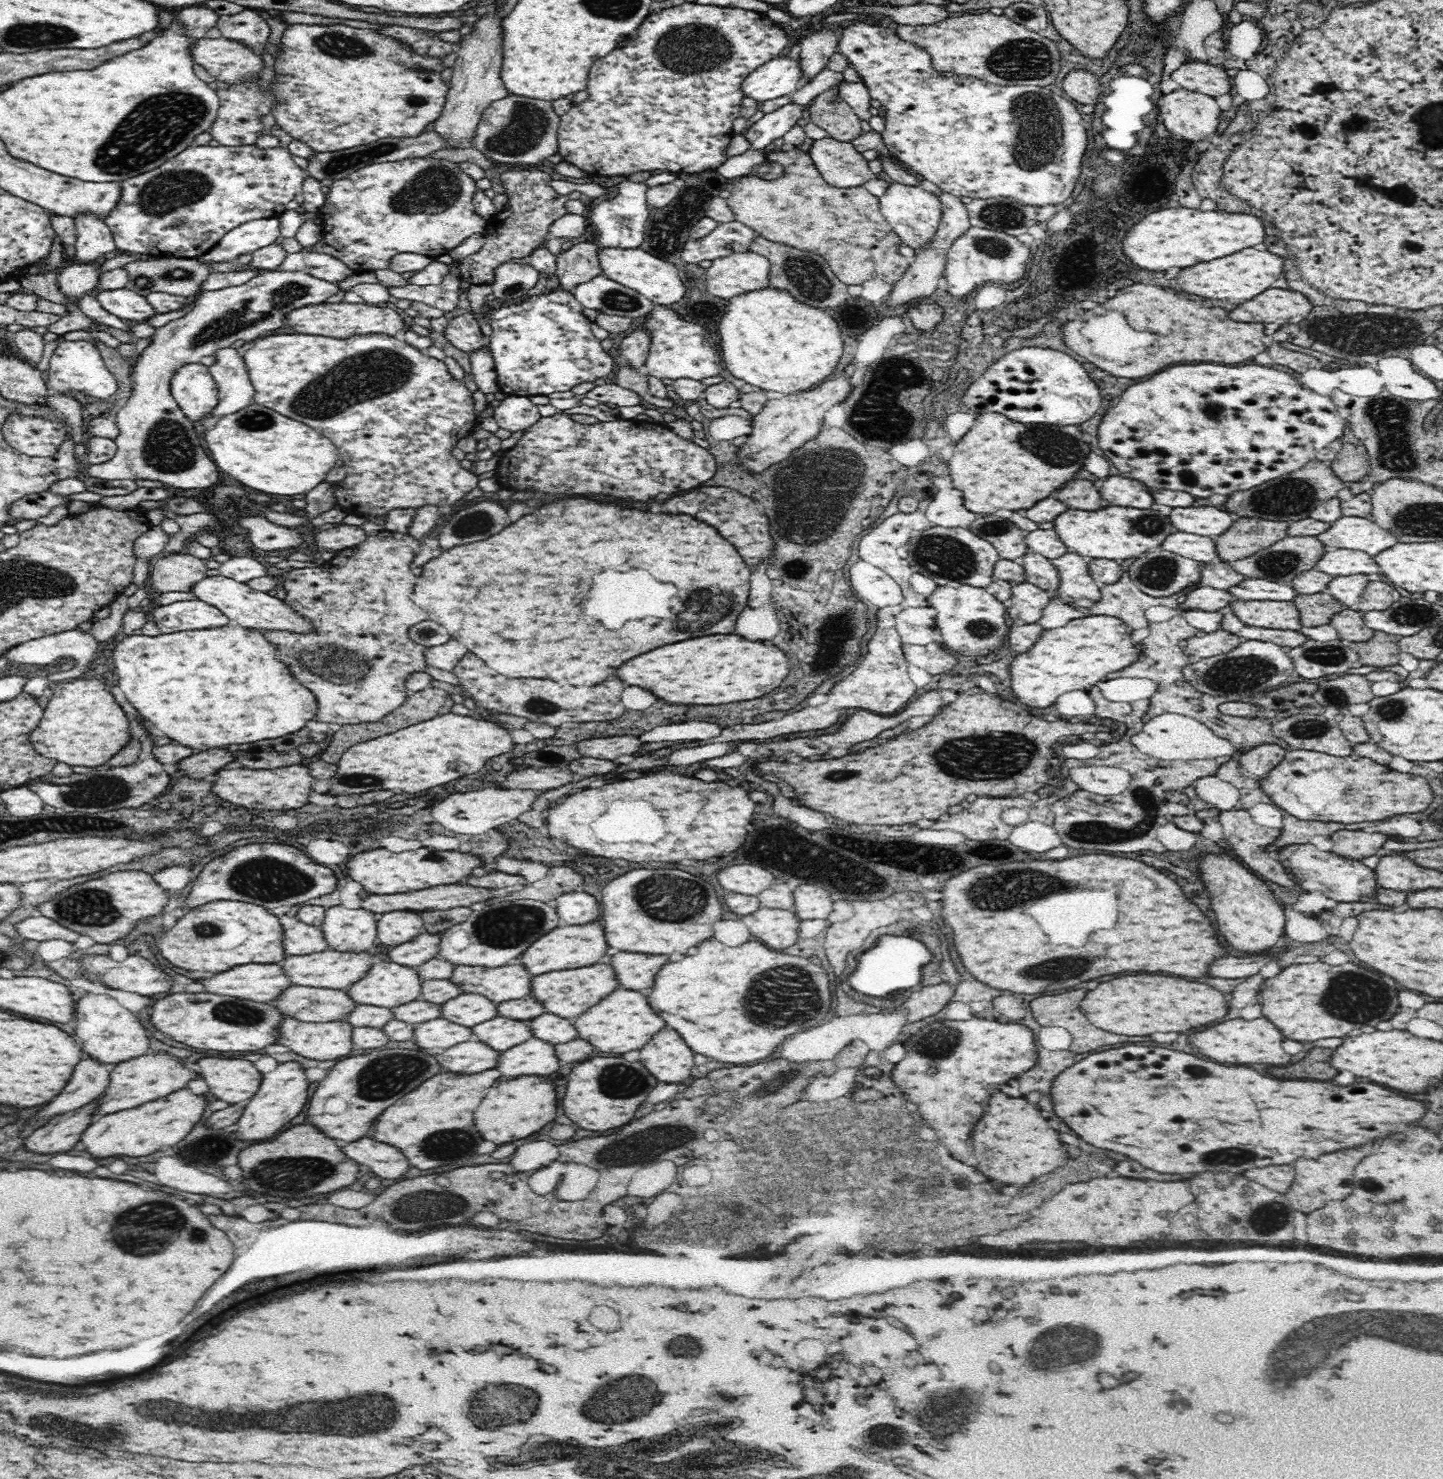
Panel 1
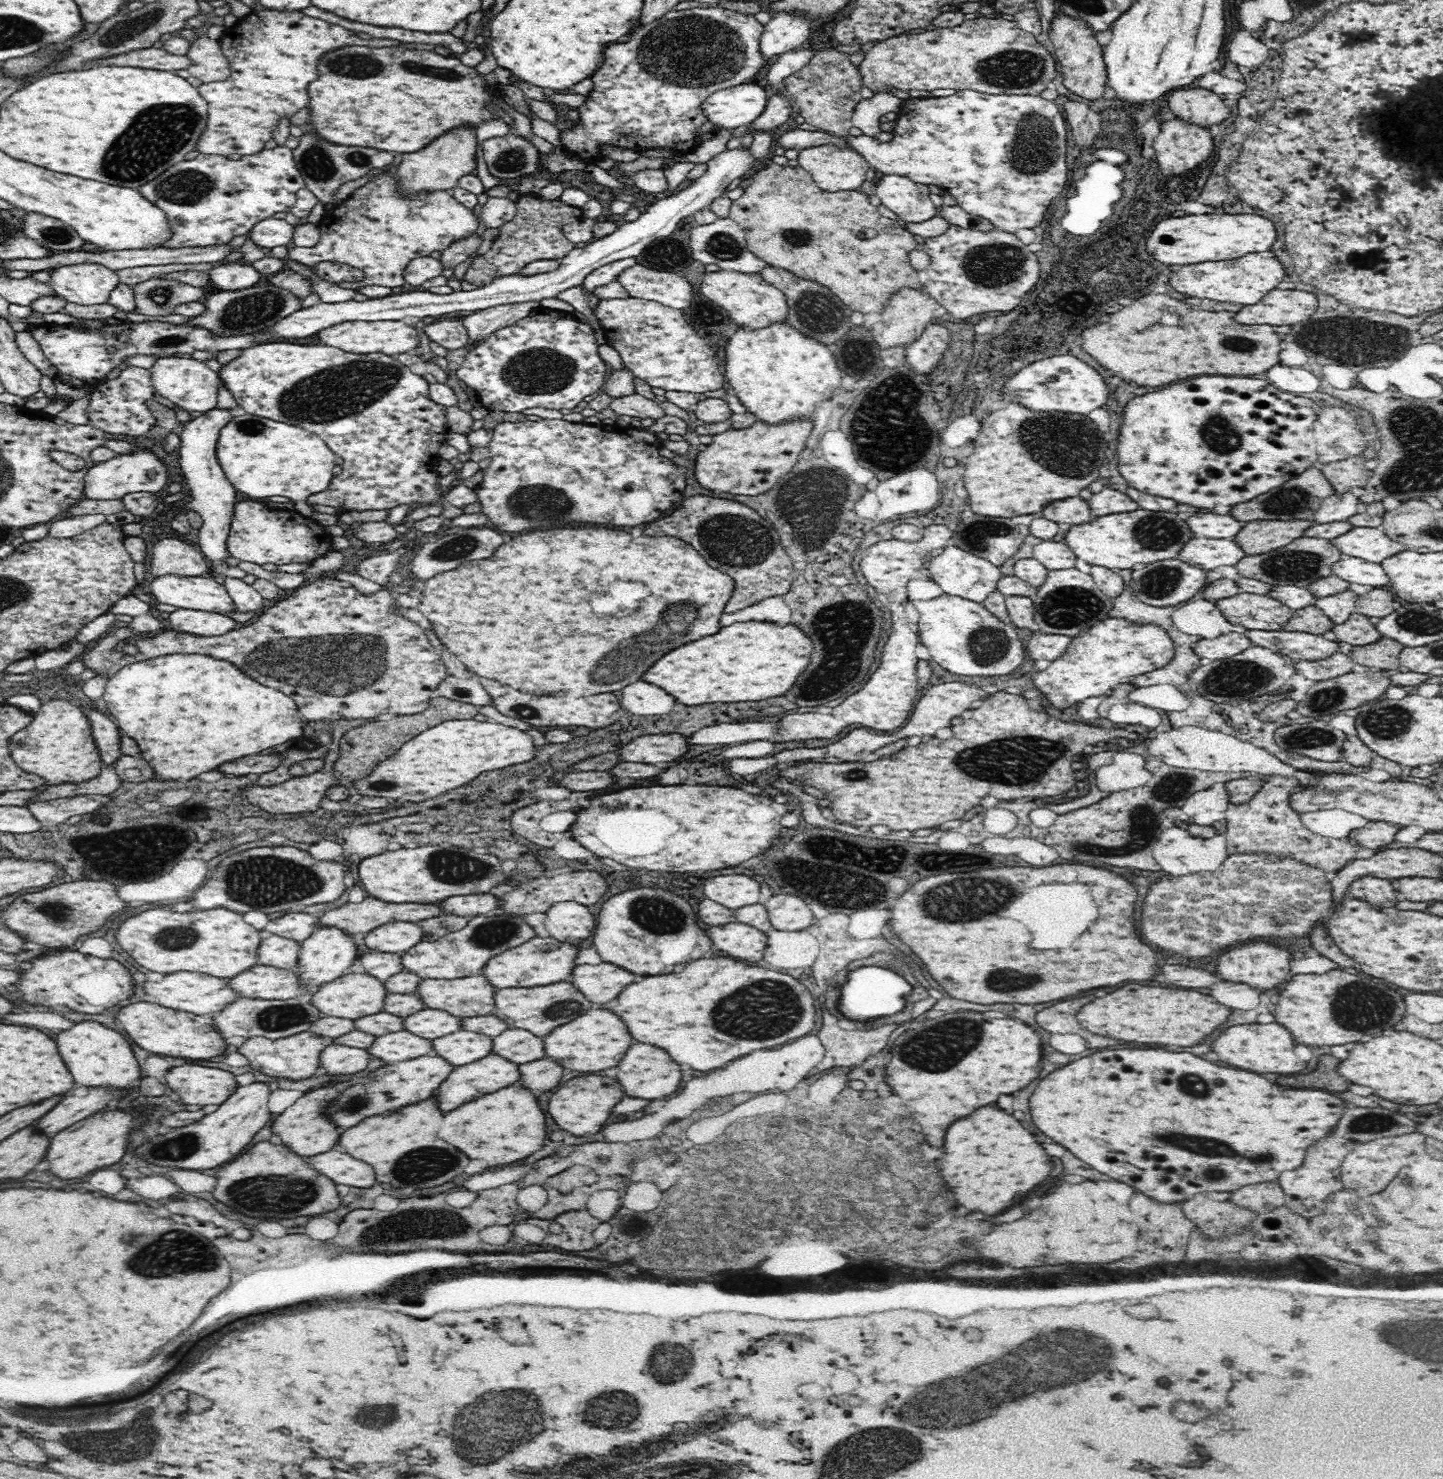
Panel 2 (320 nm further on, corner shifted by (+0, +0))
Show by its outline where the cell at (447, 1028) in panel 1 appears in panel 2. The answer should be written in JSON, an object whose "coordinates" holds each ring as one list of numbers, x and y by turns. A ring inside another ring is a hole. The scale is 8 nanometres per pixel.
{"coordinates":[[407,1029,376,1037,367,1048,371,1058,380,1058,388,1065,412,1060,434,1053,434,1041,430,1037,416,1036]]}

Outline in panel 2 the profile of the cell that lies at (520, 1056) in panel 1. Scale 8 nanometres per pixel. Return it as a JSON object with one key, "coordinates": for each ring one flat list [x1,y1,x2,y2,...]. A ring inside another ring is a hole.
{"coordinates":[[490,1053,476,1062,454,1067,448,1078,436,1090,436,1096,440,1096,440,1104,444,1104,444,1112,448,1112,450,1110,450,1100,454,1104,464,1104,464,1102,476,1100,476,1098,480,1098,480,1096,485,1094,514,1085,519,1080,518,1065,520,1064,510,1062,497,1054]]}

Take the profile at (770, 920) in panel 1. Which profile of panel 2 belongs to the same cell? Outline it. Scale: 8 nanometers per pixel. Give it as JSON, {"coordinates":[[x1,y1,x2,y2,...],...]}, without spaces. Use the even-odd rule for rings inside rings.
{"coordinates":[[732,921,711,926,705,933,713,943,715,953,736,958,736,960,760,961,767,951,767,933,755,925,743,921]]}

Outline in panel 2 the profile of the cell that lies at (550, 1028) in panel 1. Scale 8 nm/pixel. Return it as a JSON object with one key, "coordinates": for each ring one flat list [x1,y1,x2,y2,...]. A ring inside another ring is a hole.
{"coordinates":[[508,1028,494,1037,491,1053,521,1065,544,1058,545,1052,542,1036,536,1036,530,1029]]}

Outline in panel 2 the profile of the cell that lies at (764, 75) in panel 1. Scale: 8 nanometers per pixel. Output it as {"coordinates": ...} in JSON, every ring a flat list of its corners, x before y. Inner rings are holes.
{"coordinates":[[751,80,744,84,726,88,726,90,717,90,714,94,708,96,702,107,704,107,706,115,711,118,708,122,714,127,714,133,722,130,736,130,740,132,763,114,768,99,766,98,766,92,760,86,756,86,756,82]]}

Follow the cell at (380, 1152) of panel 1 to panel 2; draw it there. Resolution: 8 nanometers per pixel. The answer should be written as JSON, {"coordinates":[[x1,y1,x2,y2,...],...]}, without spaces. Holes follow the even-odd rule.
{"coordinates":[[336,1150,312,1156,312,1162,308,1163,316,1164,316,1169,330,1180,334,1180,337,1185,370,1188,378,1183,372,1165,364,1160,354,1160,352,1156]]}

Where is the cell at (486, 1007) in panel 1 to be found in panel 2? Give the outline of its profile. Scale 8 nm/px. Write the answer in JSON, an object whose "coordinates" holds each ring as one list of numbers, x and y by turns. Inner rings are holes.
{"coordinates":[[425,1008,403,1020,404,1028,416,1036,437,1038,458,1032,463,1028,462,1019,438,1008]]}

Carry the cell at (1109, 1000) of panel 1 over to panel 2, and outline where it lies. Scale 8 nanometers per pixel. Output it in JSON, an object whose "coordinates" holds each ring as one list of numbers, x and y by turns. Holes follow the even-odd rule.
{"coordinates":[[1128,984,1104,998,1096,998,1078,1012,1080,1024,1100,1036,1140,1042,1140,1044,1176,1044,1176,1046,1196,1046,1202,1038,1212,1034,1220,1024,1226,1022,1230,1010,1218,1004,1212,996,1180,990,1180,988,1156,988]]}

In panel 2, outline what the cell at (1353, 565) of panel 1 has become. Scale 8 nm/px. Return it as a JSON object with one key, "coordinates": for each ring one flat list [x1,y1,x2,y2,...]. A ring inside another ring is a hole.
{"coordinates":[[1343,555,1338,562,1332,564,1332,572,1349,583,1355,582,1373,588,1383,588,1389,584,1389,576,1381,564,1348,555]]}

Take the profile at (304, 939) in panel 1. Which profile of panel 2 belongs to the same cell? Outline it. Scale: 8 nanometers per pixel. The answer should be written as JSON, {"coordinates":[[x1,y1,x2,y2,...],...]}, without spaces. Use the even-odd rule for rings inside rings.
{"coordinates":[[276,934,264,935,259,948,259,965,293,969,300,958,300,943]]}

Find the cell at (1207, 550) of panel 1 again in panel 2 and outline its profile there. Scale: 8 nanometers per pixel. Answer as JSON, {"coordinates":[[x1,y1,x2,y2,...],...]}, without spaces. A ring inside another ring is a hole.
{"coordinates":[[1193,537,1177,558,1208,571,1219,566,1235,566,1246,555,1232,539]]}

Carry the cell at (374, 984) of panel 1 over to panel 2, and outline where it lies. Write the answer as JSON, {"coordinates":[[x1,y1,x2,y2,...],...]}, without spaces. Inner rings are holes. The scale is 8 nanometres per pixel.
{"coordinates":[[353,970,348,975,315,989,310,999,324,1017,332,1016,356,1021,358,1018,371,1016,384,1010,387,998,384,984,385,982,380,981,380,978,372,977,372,974]]}

